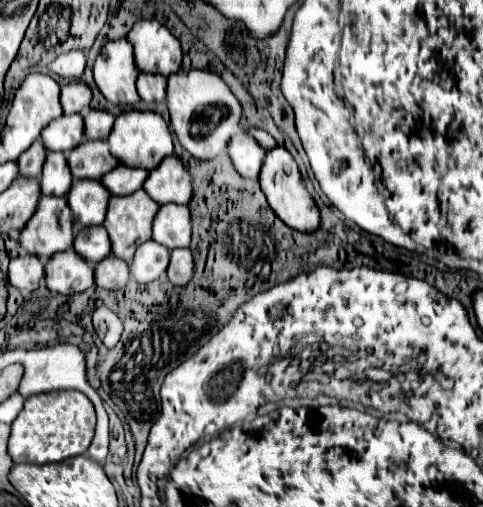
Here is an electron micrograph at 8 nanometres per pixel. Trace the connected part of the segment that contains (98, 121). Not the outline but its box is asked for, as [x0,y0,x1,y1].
[84,110,114,140]

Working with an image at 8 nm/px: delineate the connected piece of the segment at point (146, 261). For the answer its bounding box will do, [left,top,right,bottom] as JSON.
[130,240,170,284]

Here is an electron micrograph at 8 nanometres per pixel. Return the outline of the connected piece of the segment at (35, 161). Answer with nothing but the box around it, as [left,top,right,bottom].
[18,140,46,178]

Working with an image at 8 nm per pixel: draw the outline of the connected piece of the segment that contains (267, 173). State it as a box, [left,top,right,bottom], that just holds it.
[260,146,320,232]

